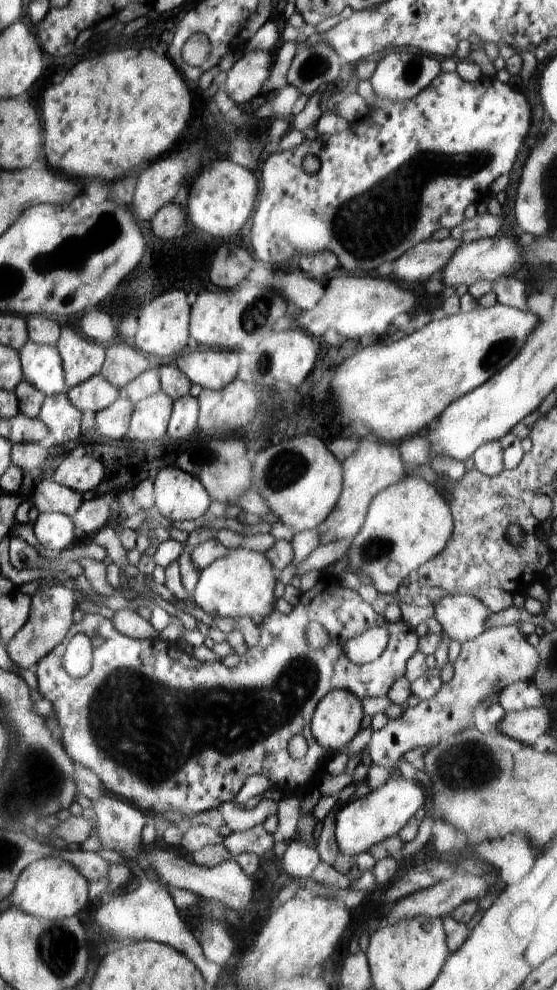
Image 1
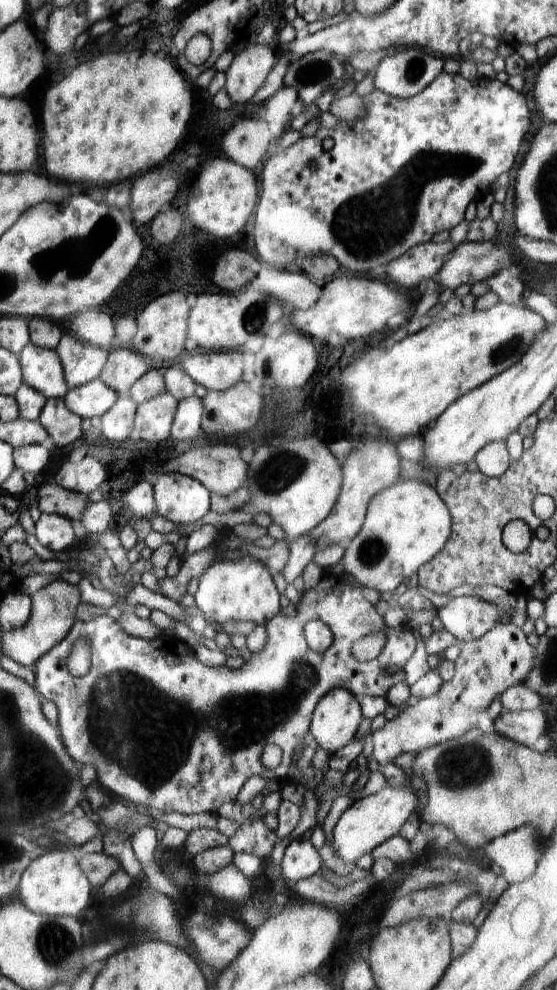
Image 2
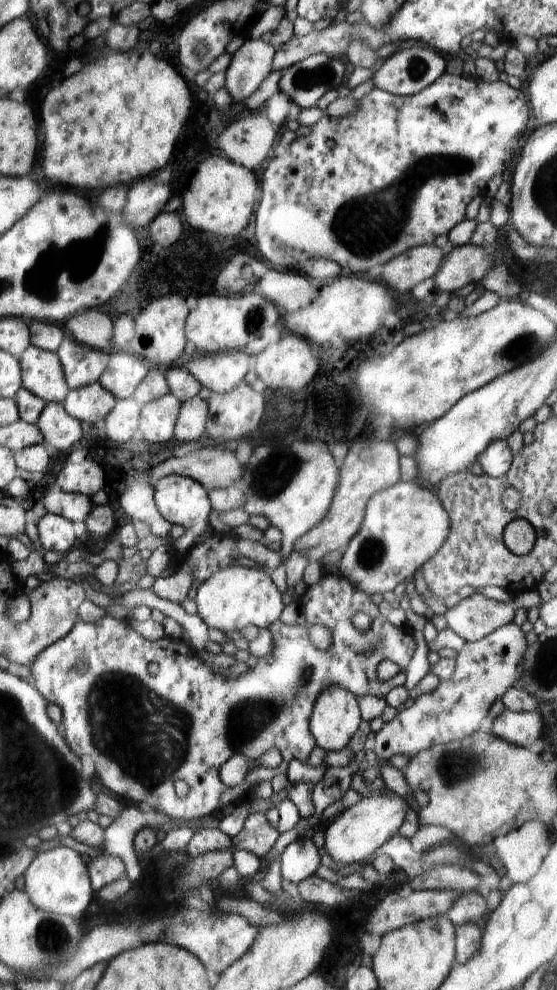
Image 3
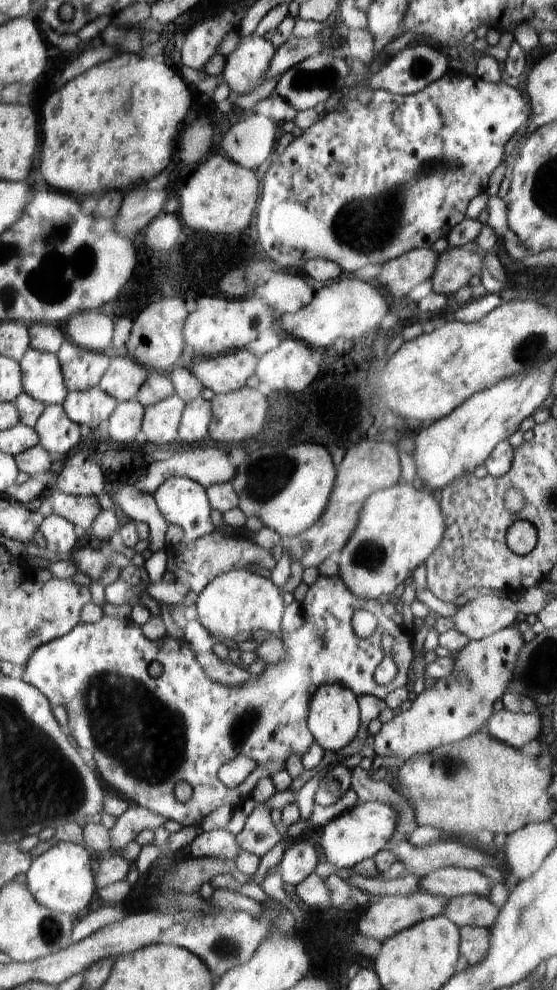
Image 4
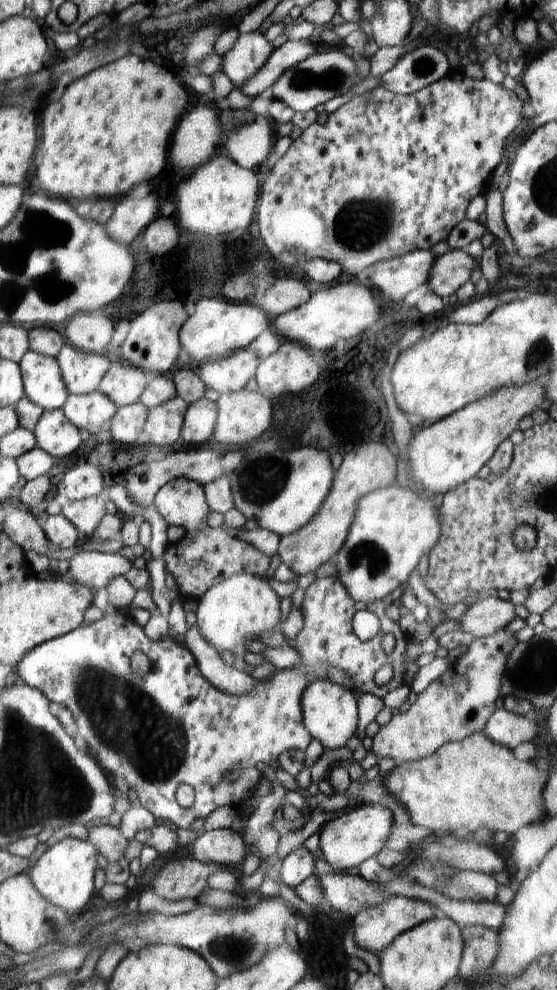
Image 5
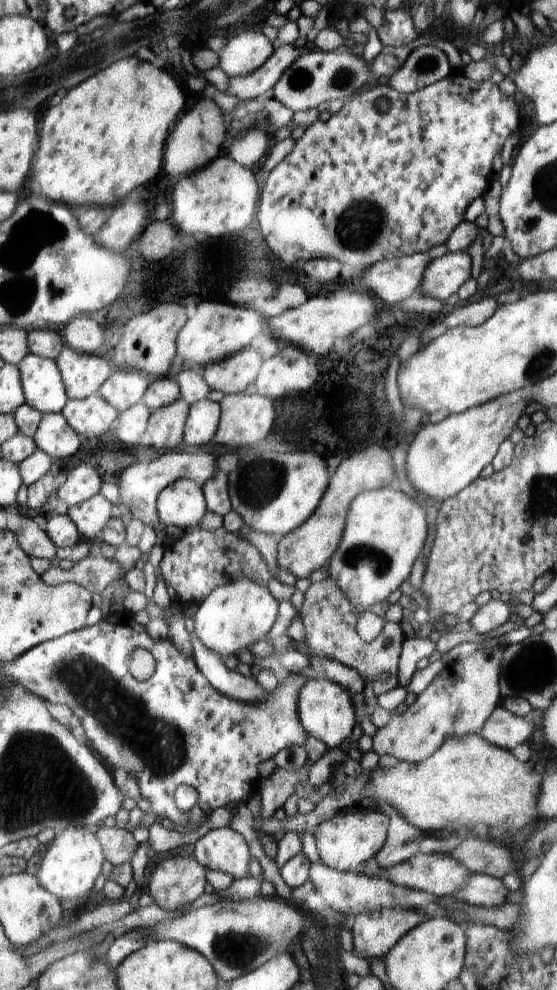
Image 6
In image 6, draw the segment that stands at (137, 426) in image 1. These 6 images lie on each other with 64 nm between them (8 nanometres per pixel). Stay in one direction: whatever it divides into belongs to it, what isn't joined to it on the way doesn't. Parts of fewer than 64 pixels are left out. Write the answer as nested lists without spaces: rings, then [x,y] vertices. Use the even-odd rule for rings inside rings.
[[[182,398],[164,408],[153,409],[154,414],[148,428],[152,446],[177,450],[178,446],[185,442],[191,408],[189,401]]]

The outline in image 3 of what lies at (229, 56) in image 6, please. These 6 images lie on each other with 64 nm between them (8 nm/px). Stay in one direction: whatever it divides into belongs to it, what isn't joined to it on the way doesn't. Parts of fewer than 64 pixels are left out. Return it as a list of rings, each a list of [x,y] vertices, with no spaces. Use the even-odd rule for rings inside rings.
[[[250,39],[236,52],[227,74],[227,90],[235,102],[254,100],[262,84],[274,76],[278,47],[262,39]]]

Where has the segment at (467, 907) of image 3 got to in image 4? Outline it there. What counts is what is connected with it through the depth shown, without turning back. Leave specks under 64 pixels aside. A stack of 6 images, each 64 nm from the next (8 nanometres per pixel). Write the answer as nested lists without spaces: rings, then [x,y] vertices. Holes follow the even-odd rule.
[[[460,896],[448,898],[442,915],[449,917],[459,929],[475,926],[491,929],[496,924],[500,908],[482,896]]]

